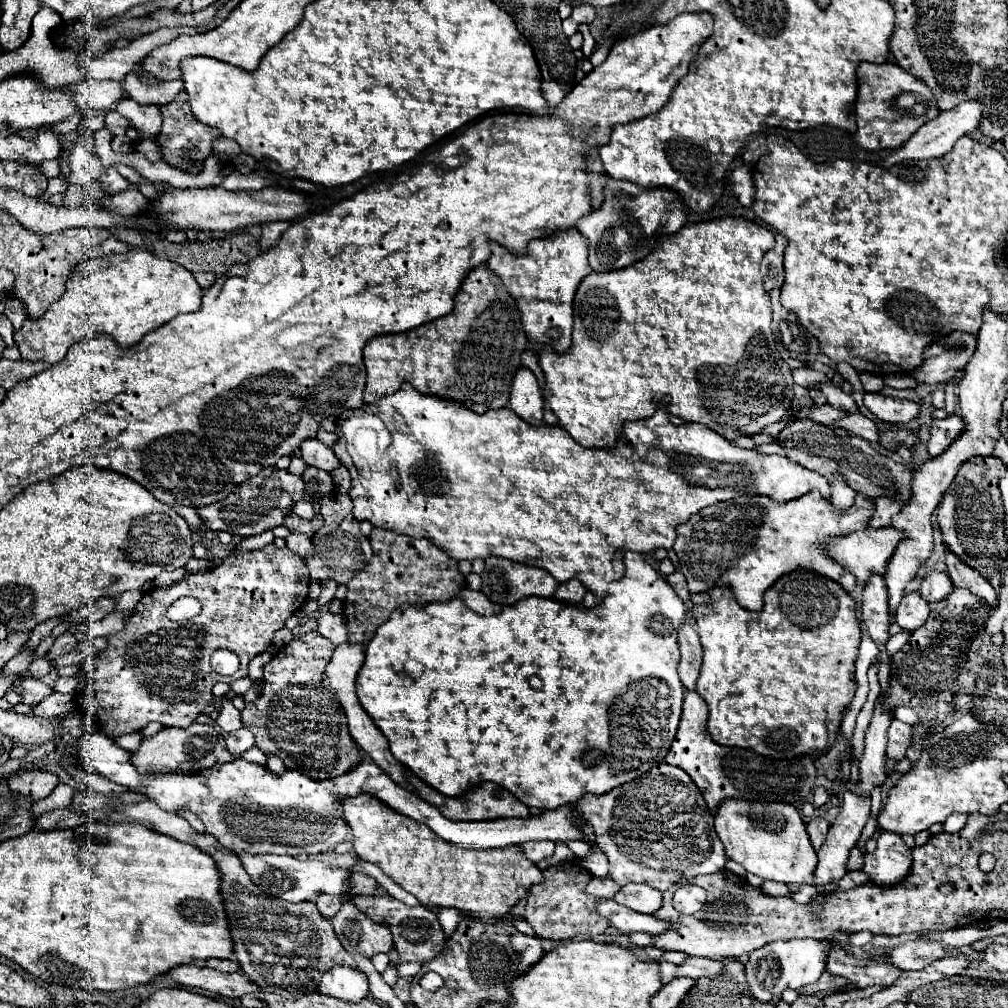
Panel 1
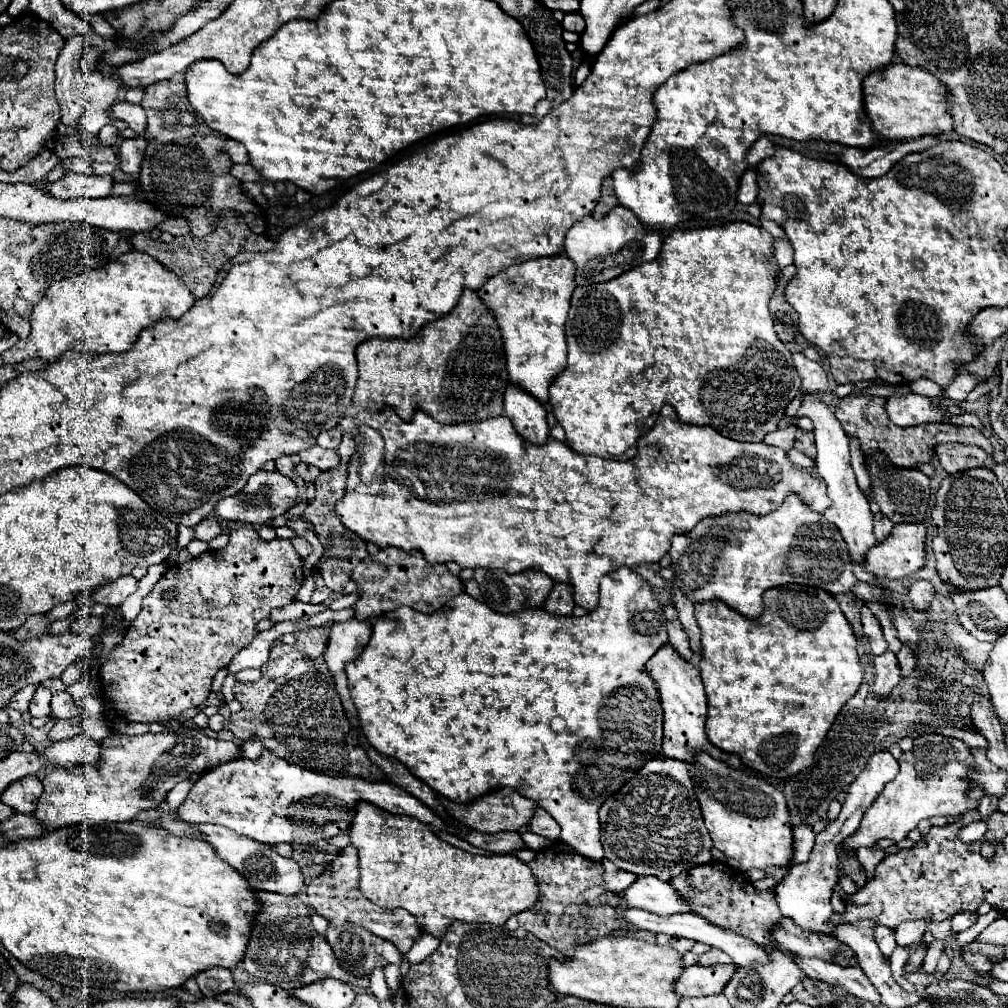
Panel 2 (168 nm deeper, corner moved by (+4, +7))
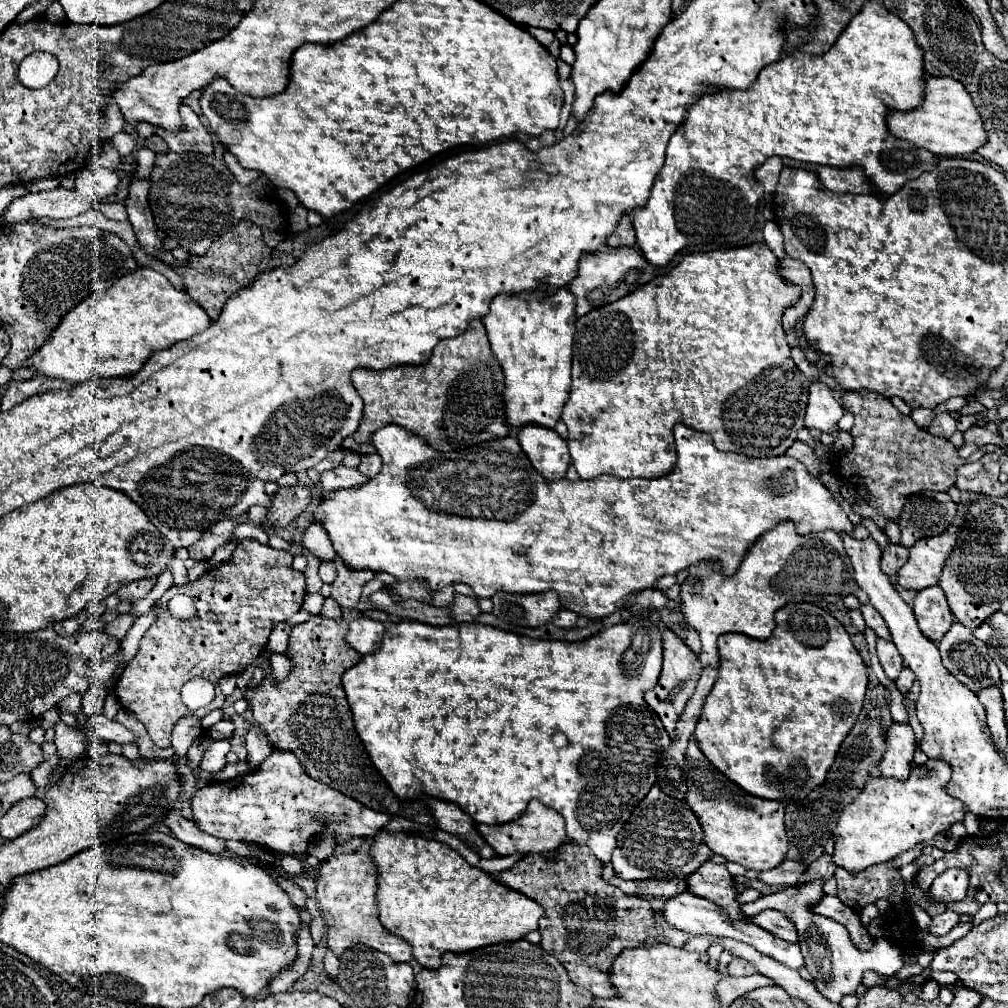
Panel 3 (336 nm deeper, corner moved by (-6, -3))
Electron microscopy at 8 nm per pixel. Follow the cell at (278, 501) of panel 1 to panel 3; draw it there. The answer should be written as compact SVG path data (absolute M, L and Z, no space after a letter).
M279 490L271 500L269 510L251 508L247 516L249 516L249 520L253 520L253 524L259 524L259 526L263 522L271 522L273 526L287 526L301 512L303 512L303 508L299 508L297 498L293 496L293 492L291 490Z

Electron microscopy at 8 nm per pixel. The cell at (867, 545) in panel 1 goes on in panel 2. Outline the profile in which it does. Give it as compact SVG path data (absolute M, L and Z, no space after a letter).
M907 522L895 524L893 532L883 542L877 542L875 546L869 548L861 566L867 572L871 572L877 580L899 580L903 576L909 576L925 566L925 538L927 538L927 528L923 522L921 524L907 524Z

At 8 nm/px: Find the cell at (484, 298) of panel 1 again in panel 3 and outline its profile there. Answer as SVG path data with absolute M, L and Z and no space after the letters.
M473 320L467 332L463 332L461 336L441 340L433 348L429 360L431 362L423 366L395 366L379 372L359 368L351 372L351 384L357 390L357 394L363 398L365 412L357 432L351 434L341 444L341 448L351 450L355 454L373 454L375 446L371 442L371 436L387 424L403 426L405 430L425 438L425 442L441 454L509 436L509 428L505 428L505 412L503 412L503 372L499 370L491 346L487 344L487 334L481 320Z

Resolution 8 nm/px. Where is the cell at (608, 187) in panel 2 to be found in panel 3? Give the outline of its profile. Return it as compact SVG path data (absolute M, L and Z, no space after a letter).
M625 216L621 224L617 224L613 236L609 236L609 246L633 246L635 244L635 232L633 232L633 224L631 224L631 218Z

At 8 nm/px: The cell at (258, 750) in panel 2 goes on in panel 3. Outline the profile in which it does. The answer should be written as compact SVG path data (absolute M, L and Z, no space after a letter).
M257 726L249 728L245 738L247 738L247 754L249 754L247 762L259 766L269 756L269 752L273 752L273 746L269 744L267 736Z

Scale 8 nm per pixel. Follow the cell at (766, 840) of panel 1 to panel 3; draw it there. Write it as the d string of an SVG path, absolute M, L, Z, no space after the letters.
M693 736L689 740L685 754L683 778L687 782L685 800L703 828L705 844L715 854L721 854L729 862L737 862L755 872L771 870L785 860L787 834L783 824L783 814L785 814L783 804L747 796L747 792L731 784L731 780L727 780L721 772L717 772L717 768L703 756Z

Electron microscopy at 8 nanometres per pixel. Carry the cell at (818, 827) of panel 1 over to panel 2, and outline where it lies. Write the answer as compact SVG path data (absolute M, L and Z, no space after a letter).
M797 826L793 830L795 834L795 856L793 856L793 864L805 862L815 846L815 832L811 826Z

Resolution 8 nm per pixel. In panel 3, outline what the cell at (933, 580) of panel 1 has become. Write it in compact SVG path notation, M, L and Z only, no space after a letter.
M929 586L925 590L919 590L913 602L913 612L919 630L933 642L941 640L955 622L949 604L945 600L945 592L939 586Z

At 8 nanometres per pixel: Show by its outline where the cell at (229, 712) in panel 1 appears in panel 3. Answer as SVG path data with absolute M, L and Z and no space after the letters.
M217 740L217 742L211 742L211 744L207 746L203 758L201 758L199 768L205 770L205 772L217 772L217 770L221 770L221 768L227 764L225 754L227 754L229 750L231 750L229 740Z

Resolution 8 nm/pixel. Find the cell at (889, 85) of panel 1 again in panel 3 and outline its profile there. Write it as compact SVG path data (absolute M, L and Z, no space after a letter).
M951 76L927 78L923 106L911 112L891 112L887 124L893 136L909 140L919 148L927 148L933 154L947 158L973 154L987 142L987 132L981 114L977 112L965 86Z

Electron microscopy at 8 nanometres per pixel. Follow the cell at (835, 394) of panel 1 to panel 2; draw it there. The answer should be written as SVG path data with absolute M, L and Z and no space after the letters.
M801 352L793 354L793 362L801 376L801 382L803 382L801 390L805 394L825 394L827 392L827 372L821 364L805 358L805 354Z

